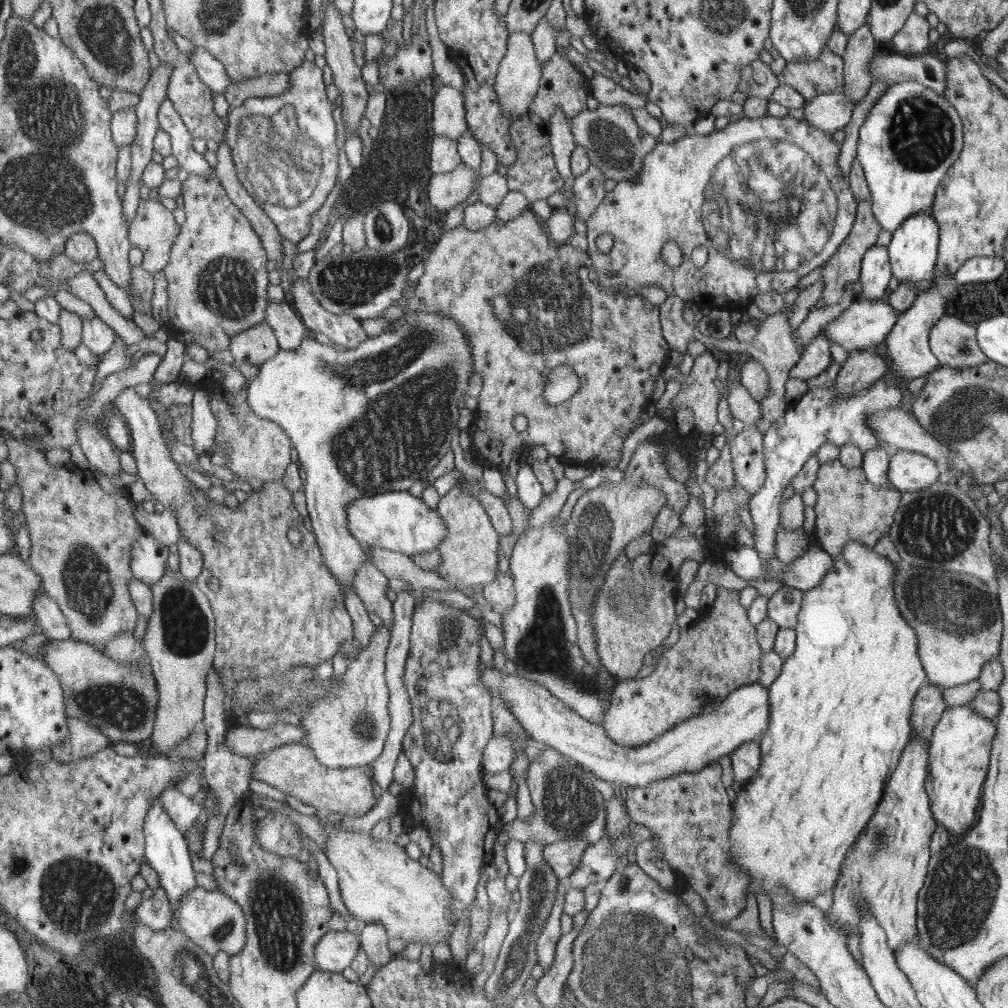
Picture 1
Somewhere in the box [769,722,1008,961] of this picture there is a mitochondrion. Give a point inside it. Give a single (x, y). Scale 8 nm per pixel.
(961, 893)

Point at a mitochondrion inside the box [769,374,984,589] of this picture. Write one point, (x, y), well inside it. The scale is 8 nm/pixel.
(934, 528)

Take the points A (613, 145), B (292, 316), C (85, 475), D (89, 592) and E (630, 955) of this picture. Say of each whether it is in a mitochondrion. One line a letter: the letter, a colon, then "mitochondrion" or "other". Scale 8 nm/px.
A: mitochondrion
B: other
C: other
D: mitochondrion
E: mitochondrion

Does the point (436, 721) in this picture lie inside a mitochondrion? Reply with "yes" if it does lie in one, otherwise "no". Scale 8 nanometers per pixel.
yes

